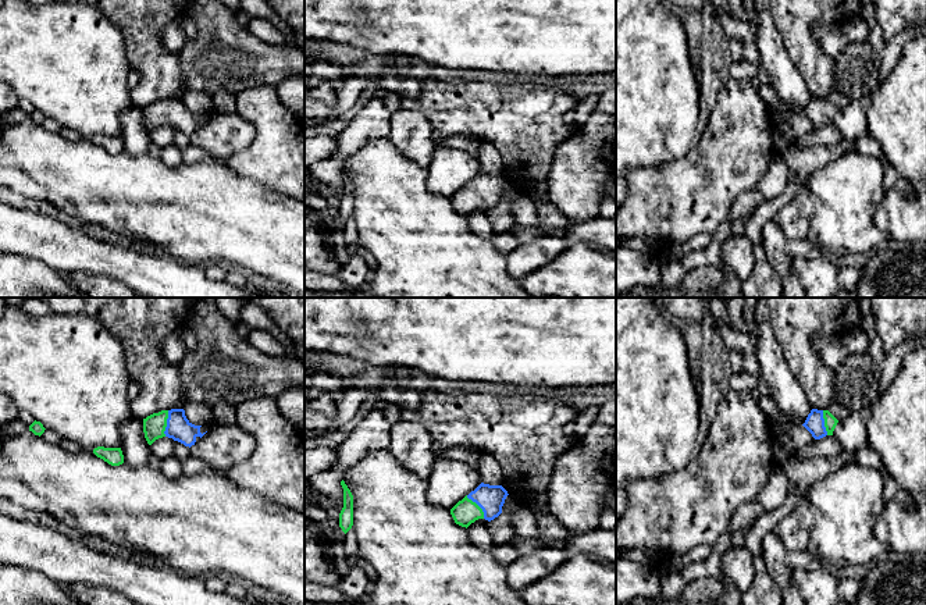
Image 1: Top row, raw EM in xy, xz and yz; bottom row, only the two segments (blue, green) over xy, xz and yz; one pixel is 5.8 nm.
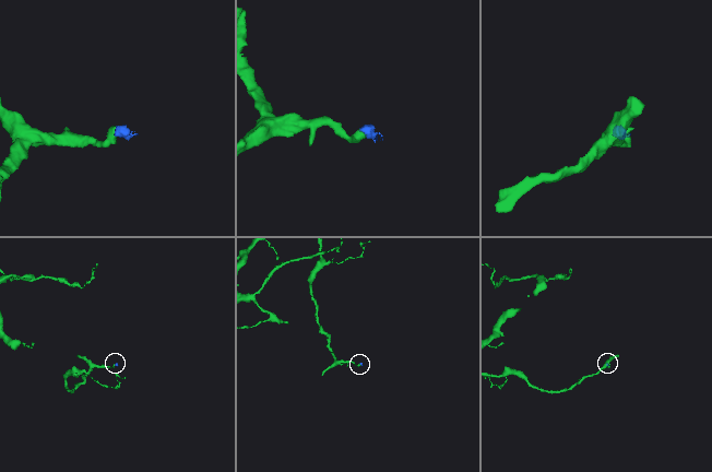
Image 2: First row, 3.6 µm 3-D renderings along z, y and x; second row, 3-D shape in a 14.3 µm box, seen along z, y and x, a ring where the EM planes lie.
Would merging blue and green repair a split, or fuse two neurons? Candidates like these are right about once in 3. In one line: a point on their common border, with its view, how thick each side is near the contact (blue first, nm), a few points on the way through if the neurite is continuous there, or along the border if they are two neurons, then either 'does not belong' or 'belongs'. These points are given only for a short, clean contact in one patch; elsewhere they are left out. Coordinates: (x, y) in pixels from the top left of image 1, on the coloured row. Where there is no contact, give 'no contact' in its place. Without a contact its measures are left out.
meets blue in xy at (167, 423); 140 nm thick on the blue side, 130 nm on the other; runs through xy (178, 427), (167, 423), (155, 424); belongs

